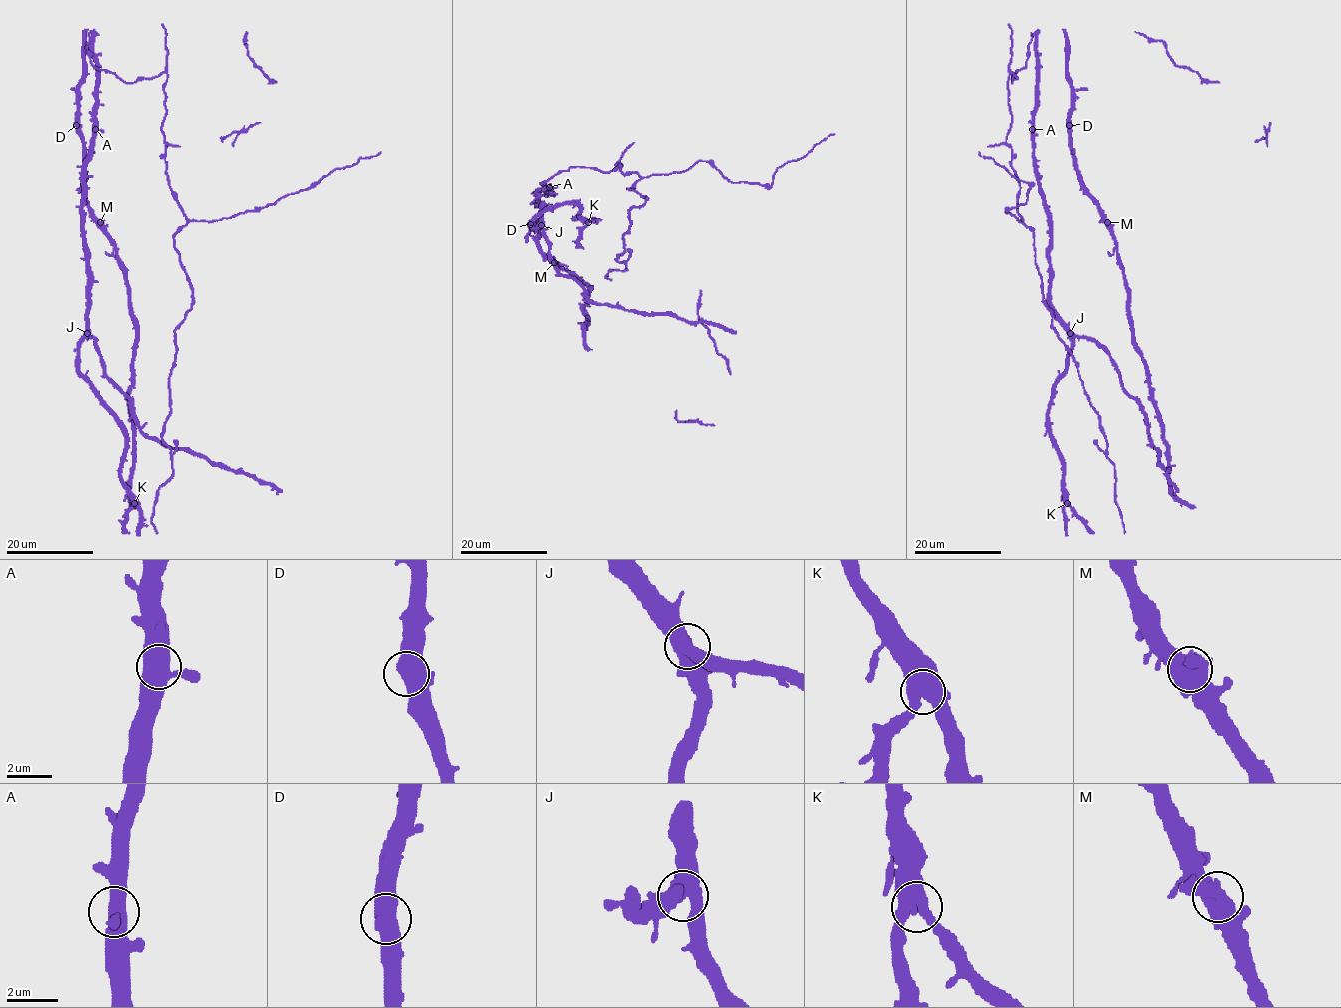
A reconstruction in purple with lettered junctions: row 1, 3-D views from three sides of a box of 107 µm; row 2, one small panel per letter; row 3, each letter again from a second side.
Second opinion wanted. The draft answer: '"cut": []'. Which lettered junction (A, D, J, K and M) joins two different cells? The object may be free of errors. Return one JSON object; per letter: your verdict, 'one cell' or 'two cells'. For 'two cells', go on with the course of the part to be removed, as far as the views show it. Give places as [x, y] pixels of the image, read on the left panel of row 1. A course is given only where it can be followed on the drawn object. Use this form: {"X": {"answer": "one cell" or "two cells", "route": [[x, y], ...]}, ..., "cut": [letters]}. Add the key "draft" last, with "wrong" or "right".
{"A": {"answer": "one cell"}, "D": {"answer": "one cell"}, "J": {"answer": "one cell"}, "K": {"answer": "one cell"}, "M": {"answer": "one cell"}, "cut": [], "draft": "right"}

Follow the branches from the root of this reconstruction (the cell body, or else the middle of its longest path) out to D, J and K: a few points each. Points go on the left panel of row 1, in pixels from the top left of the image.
D: (87, 156), (88, 332), (134, 418), (126, 268), (84, 192), (76, 125)
J: (87, 156), (82, 199), (84, 251), (88, 274), (87, 333)
K: (87, 156), (82, 225), (88, 329), (79, 347), (79, 374), (124, 433), (120, 482), (134, 503)

